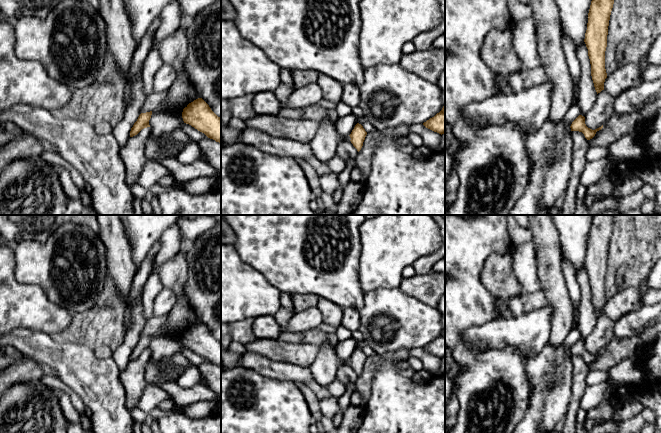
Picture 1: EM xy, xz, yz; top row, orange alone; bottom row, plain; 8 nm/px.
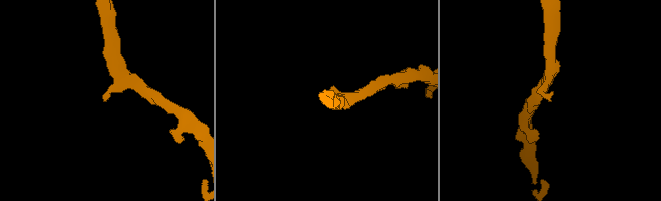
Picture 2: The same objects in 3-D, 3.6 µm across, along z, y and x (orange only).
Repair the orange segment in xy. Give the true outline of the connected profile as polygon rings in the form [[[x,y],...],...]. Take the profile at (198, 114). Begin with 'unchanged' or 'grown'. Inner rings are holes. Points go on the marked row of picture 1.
unchanged; [[[202,99],[189,103],[182,112],[184,123],[204,133],[208,138],[221,143],[221,118]]]

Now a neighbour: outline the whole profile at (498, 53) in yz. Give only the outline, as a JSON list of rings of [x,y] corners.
[[[511,29],[491,30],[485,37],[480,57],[494,74],[508,77],[523,68],[513,45]]]

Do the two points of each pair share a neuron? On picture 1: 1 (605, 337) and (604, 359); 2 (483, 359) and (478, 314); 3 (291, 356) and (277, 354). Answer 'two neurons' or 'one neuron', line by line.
1: two neurons
2: one neuron
3: one neuron

